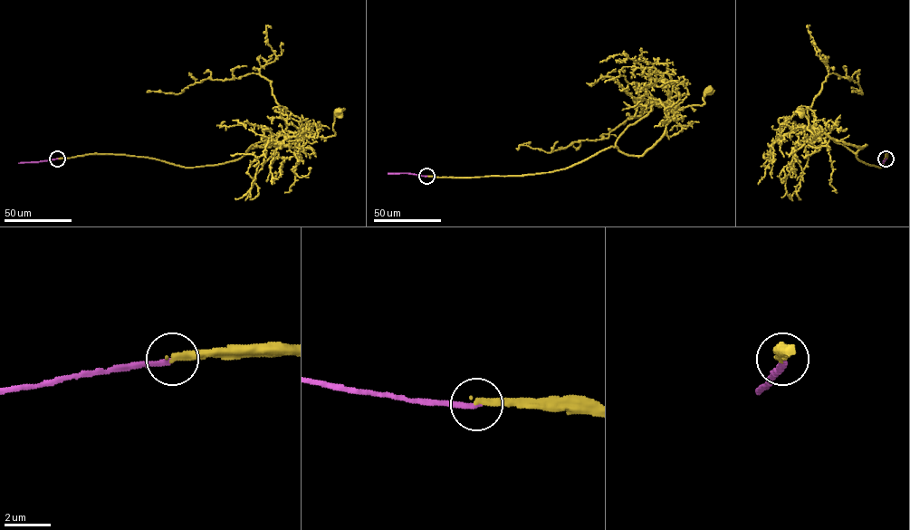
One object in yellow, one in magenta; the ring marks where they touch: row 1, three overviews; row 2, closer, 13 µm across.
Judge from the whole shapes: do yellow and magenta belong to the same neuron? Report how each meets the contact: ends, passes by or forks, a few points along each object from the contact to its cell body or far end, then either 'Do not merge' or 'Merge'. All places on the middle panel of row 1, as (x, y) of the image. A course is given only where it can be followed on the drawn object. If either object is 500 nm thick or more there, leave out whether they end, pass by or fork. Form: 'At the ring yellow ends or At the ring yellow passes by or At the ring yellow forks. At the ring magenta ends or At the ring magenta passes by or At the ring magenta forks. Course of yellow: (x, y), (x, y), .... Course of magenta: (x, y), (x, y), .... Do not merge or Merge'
At the ring yellow ends. At the ring magenta ends. Course of yellow: (426, 176), (552, 171), (610, 147), (642, 155), (675, 112), (704, 104), (708, 91). Course of magenta: (426, 176), (387, 174). Do not merge

